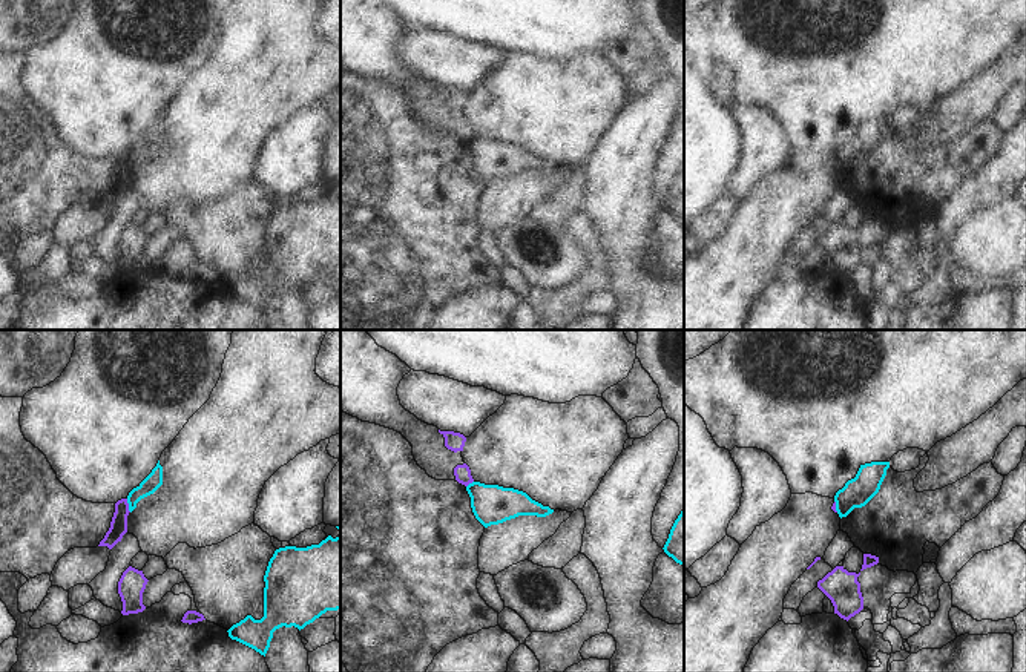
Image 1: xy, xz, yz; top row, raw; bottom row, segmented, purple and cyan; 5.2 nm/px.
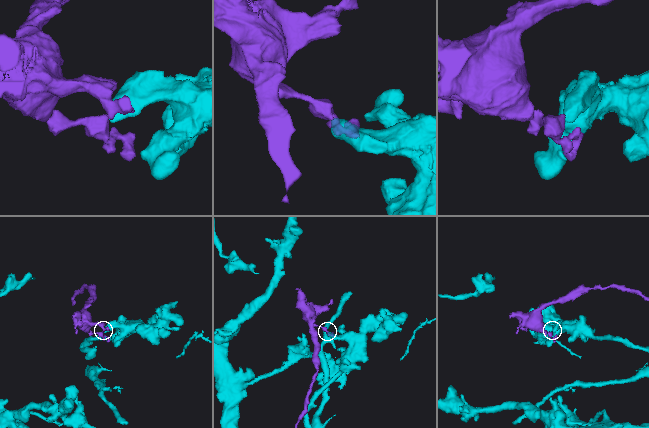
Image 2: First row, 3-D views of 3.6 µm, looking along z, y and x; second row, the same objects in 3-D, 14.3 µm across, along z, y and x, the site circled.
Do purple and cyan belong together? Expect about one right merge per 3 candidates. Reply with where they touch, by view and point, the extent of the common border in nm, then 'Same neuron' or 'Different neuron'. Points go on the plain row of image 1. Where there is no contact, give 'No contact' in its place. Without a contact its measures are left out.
Touches purple at xy (128, 161). Shared border 80 nm. Different neuron

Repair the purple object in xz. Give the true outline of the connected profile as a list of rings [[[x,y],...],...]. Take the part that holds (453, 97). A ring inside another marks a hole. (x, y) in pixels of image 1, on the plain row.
[[[440,87],[439,89],[445,94],[445,103],[454,109],[463,107],[466,94],[460,89],[454,87]]]

